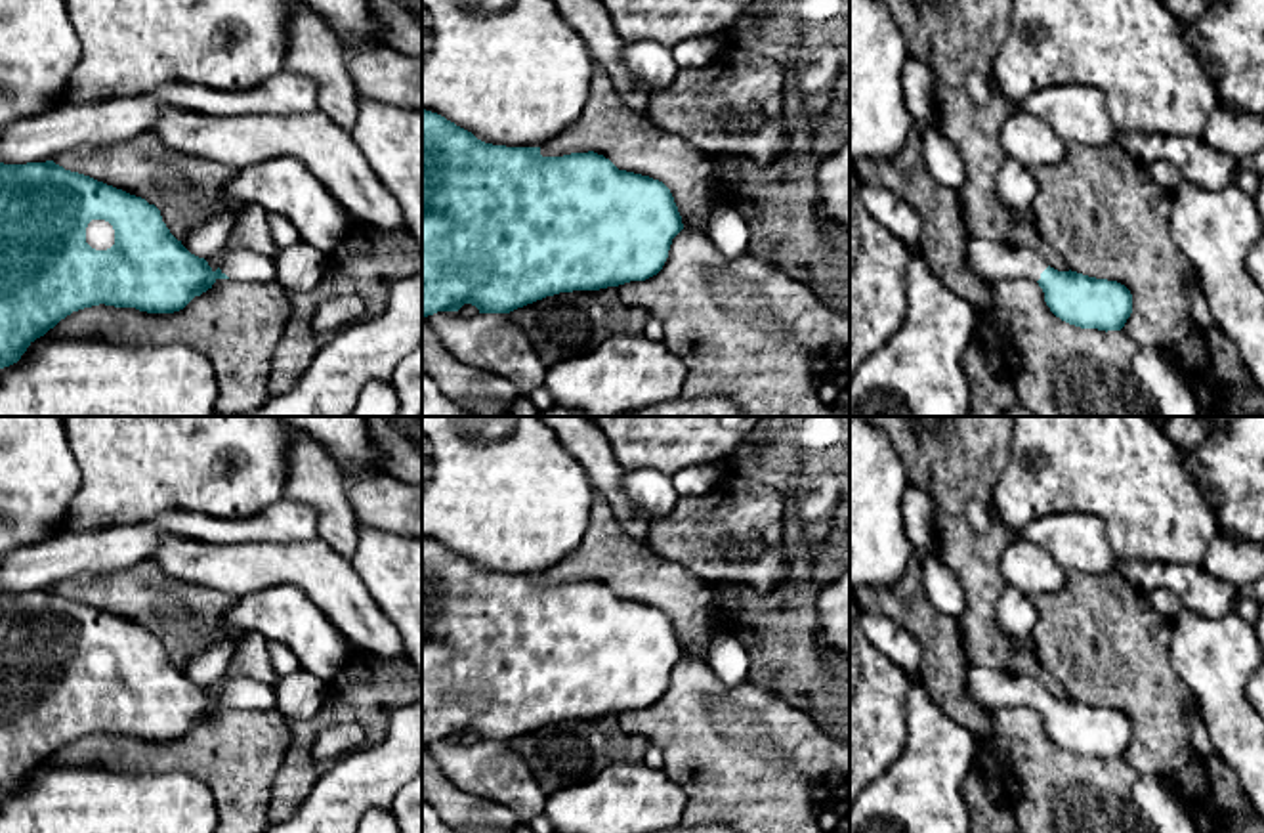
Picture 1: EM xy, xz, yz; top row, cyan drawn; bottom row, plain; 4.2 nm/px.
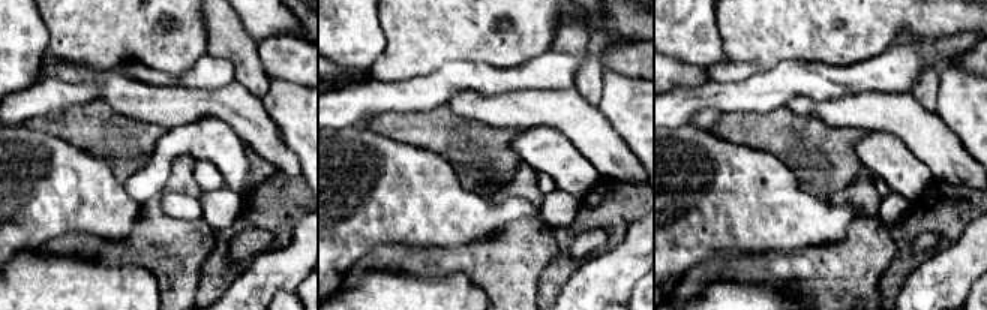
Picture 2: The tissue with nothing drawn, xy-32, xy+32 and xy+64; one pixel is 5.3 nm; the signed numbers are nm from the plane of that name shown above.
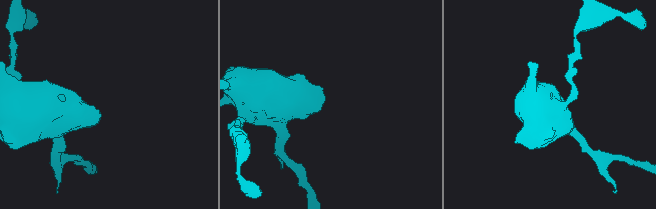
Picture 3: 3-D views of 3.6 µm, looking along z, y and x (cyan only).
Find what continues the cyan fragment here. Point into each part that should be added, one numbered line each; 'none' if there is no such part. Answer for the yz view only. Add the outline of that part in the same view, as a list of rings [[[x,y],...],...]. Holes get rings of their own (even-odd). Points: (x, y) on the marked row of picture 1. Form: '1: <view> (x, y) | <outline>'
1: yz (990, 260) | [[[970,239],[966,246],[968,269],[981,281],[1029,279],[1039,281],[1048,267],[1043,254],[1004,241]]]

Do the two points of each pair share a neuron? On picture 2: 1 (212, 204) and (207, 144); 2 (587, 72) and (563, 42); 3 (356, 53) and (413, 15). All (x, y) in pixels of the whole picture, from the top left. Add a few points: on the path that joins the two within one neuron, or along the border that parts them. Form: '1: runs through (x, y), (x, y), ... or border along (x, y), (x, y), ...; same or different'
1: border along (225, 184), (243, 196); different
2: runs through (587, 63), (587, 59), (572, 44); same
3: border along (380, 15), (386, 48), (371, 68); different

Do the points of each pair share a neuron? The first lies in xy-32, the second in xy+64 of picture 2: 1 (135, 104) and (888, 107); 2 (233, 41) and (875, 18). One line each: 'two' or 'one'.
1: one
2: two

